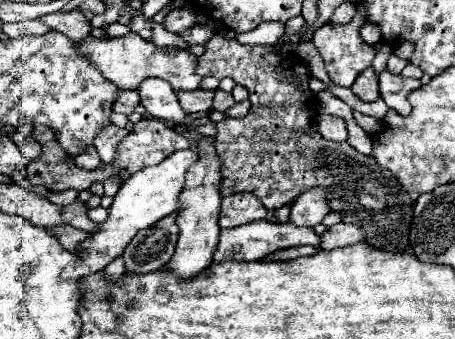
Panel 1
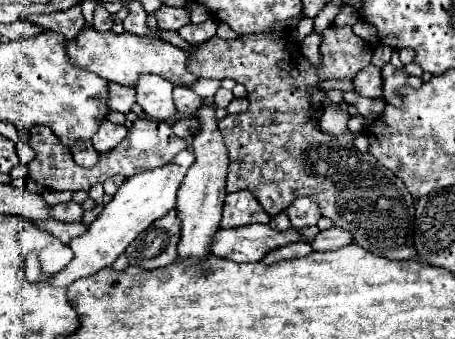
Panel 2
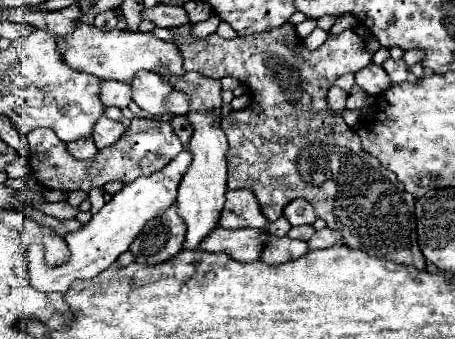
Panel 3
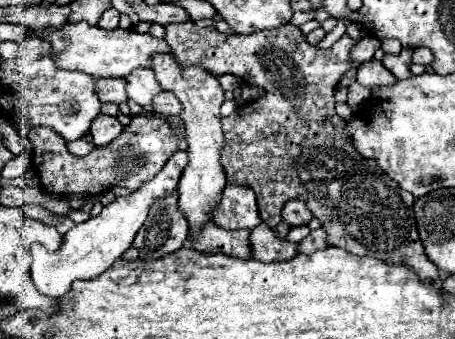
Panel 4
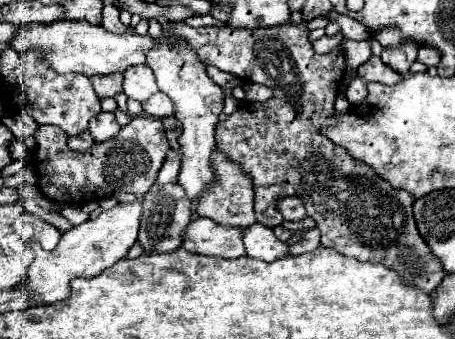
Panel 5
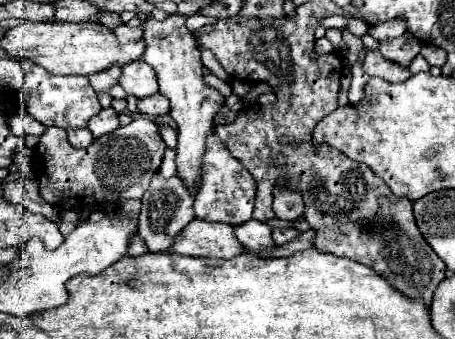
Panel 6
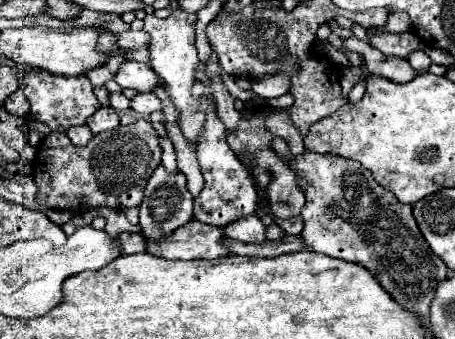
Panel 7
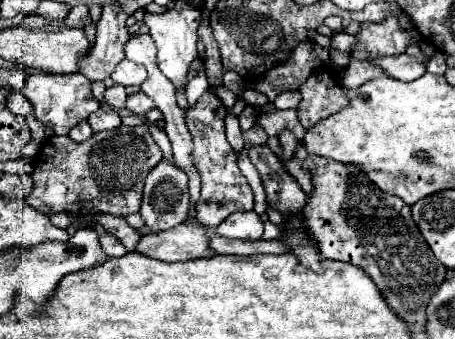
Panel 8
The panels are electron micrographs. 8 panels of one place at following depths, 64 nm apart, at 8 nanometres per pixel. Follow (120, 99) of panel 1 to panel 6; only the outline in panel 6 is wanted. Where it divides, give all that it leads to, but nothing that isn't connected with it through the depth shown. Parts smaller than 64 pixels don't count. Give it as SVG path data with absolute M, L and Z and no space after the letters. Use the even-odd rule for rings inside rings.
M112 66L112 68L108 68L108 72L96 72L96 74L88 76L88 80L96 92L108 92L108 88L118 82L118 76L120 76L120 68Z

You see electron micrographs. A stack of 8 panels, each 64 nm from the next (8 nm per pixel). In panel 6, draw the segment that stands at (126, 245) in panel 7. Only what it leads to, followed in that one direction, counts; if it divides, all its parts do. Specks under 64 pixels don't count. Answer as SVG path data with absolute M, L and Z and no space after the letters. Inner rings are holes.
M132 234L130 240L128 240L128 256L138 256L138 254L144 254L148 248L144 244L144 240L140 240L138 234Z

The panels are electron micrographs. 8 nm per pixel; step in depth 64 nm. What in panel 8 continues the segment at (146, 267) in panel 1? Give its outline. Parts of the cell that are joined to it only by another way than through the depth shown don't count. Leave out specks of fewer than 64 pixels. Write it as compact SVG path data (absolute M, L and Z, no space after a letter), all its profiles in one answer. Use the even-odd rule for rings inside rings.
M166 160L158 162L150 170L150 174L146 176L146 182L144 182L144 198L142 198L140 216L144 218L146 226L152 232L174 228L188 218L188 206L190 206L190 196L188 196L188 176L186 176L186 172L180 170L176 164L168 164Z

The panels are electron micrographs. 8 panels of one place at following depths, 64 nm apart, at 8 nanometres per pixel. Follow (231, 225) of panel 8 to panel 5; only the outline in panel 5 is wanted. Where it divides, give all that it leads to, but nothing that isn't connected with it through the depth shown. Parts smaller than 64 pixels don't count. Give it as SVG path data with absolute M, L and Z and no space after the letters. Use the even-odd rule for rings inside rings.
M258 222L252 228L244 228L244 246L248 256L264 260L264 262L272 262L288 254L288 244L280 242L274 236L272 228L262 226Z

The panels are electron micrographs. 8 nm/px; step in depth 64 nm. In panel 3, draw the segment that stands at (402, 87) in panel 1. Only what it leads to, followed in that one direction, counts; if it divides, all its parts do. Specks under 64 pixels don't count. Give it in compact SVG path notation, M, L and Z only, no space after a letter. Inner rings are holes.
M386 58L386 60L384 60L384 64L382 64L382 68L388 72L388 76L390 76L392 84L406 82L406 80L410 80L410 82L416 82L414 74L408 70L408 66L406 66L406 62L404 62L402 58L400 58L400 60Z

